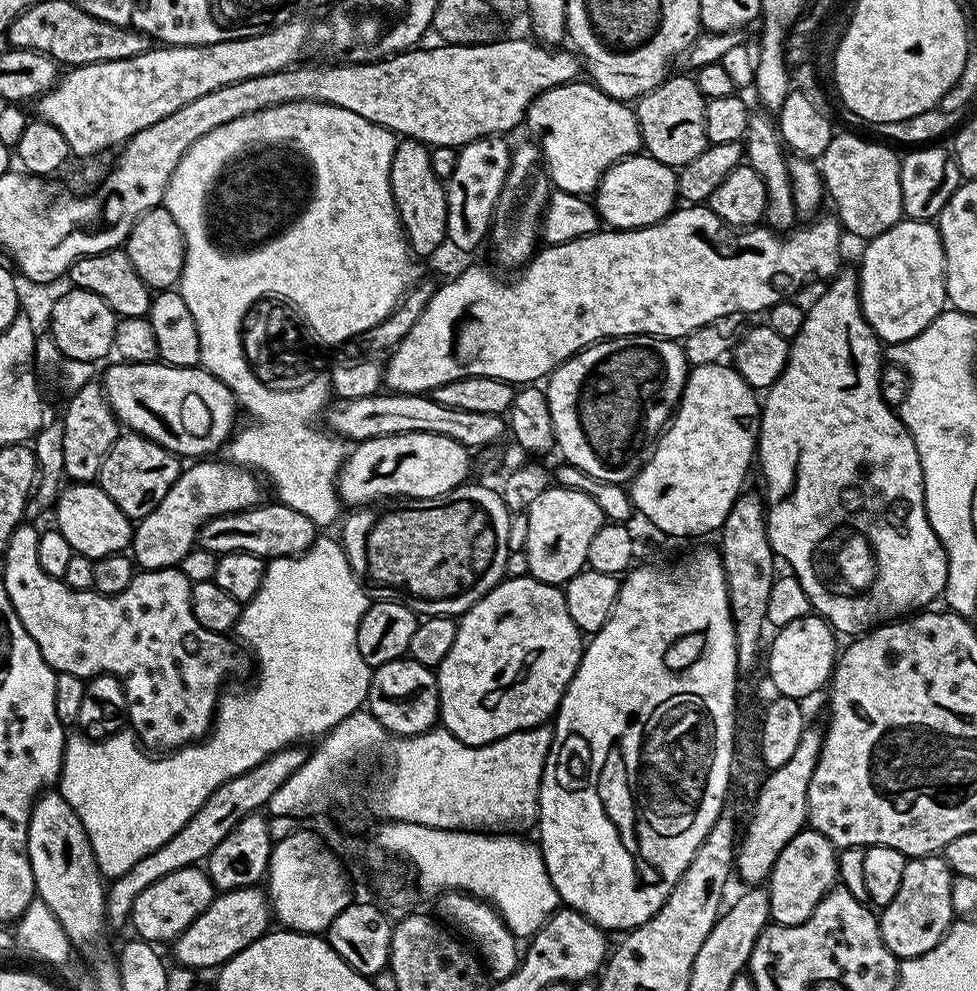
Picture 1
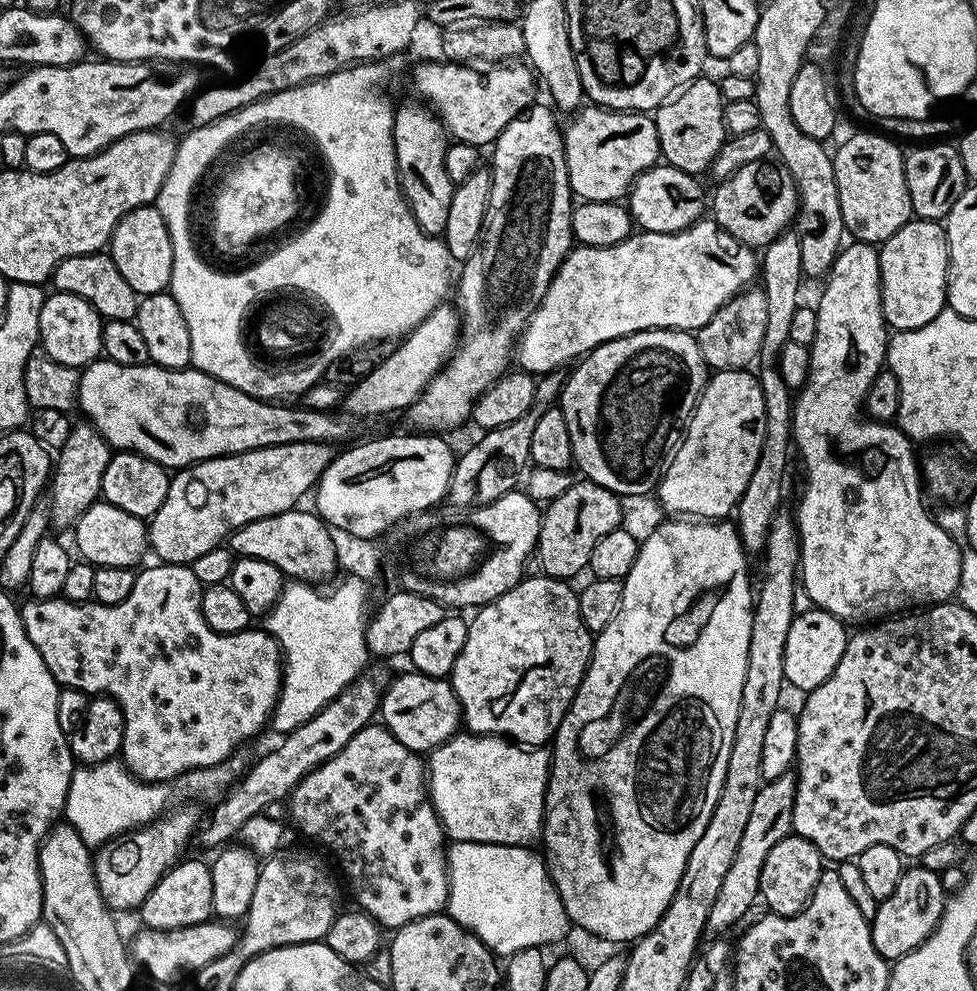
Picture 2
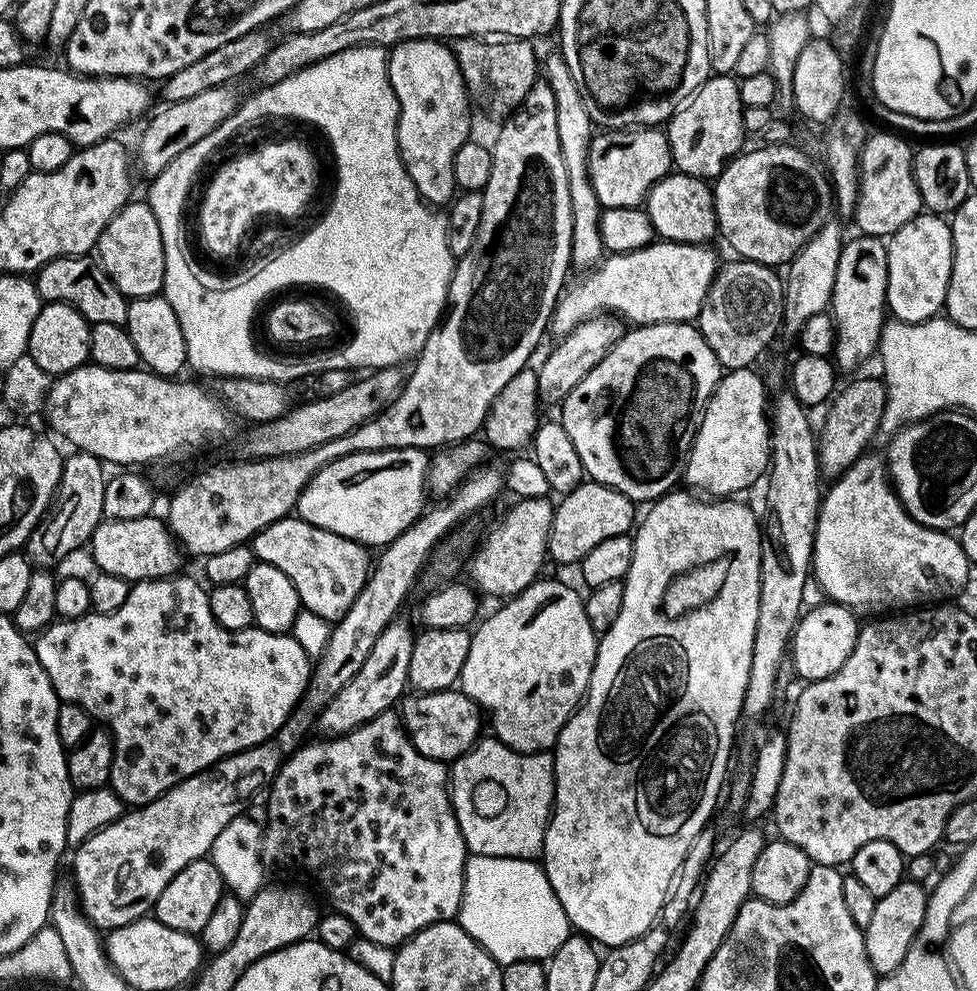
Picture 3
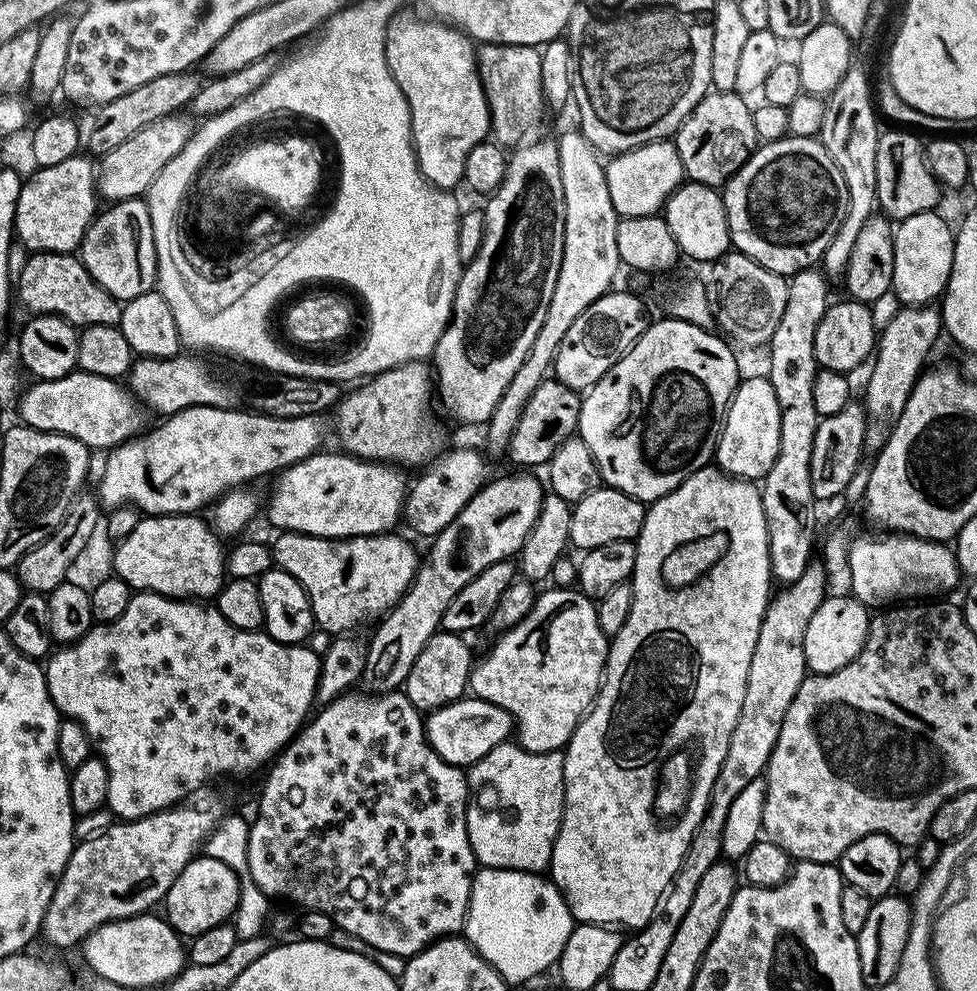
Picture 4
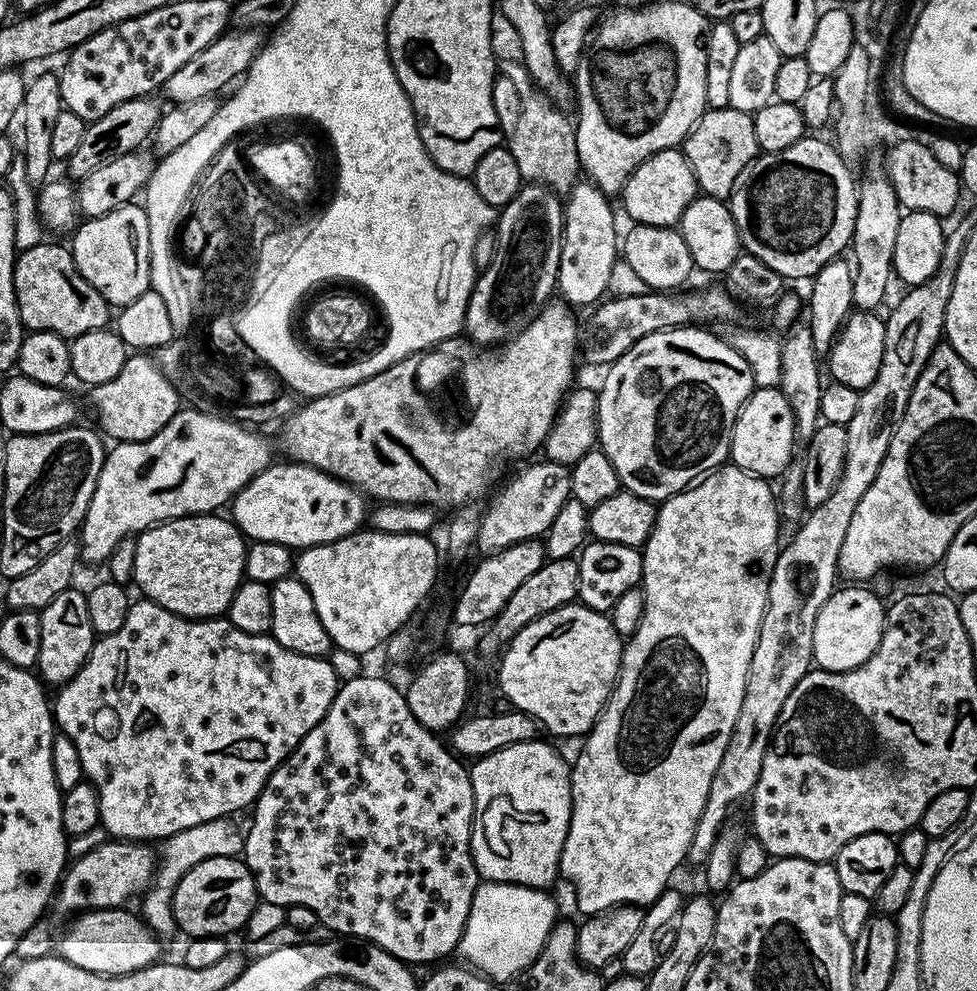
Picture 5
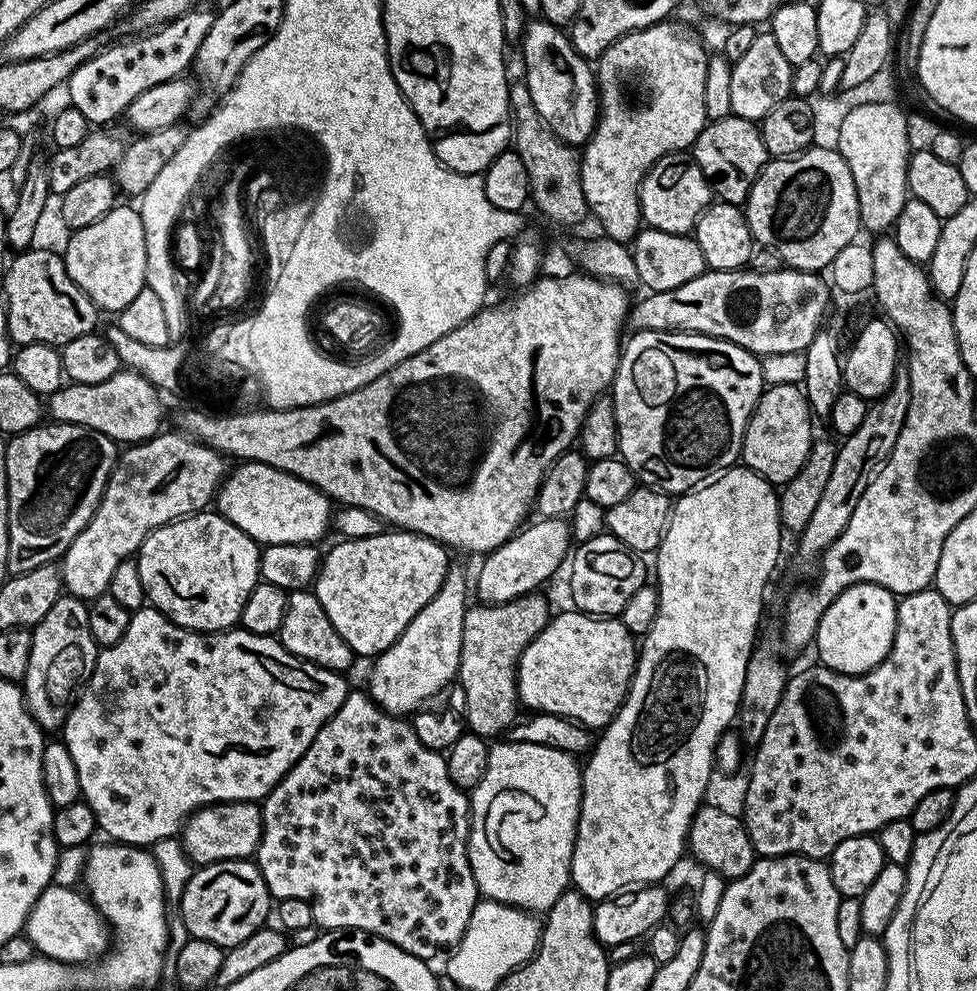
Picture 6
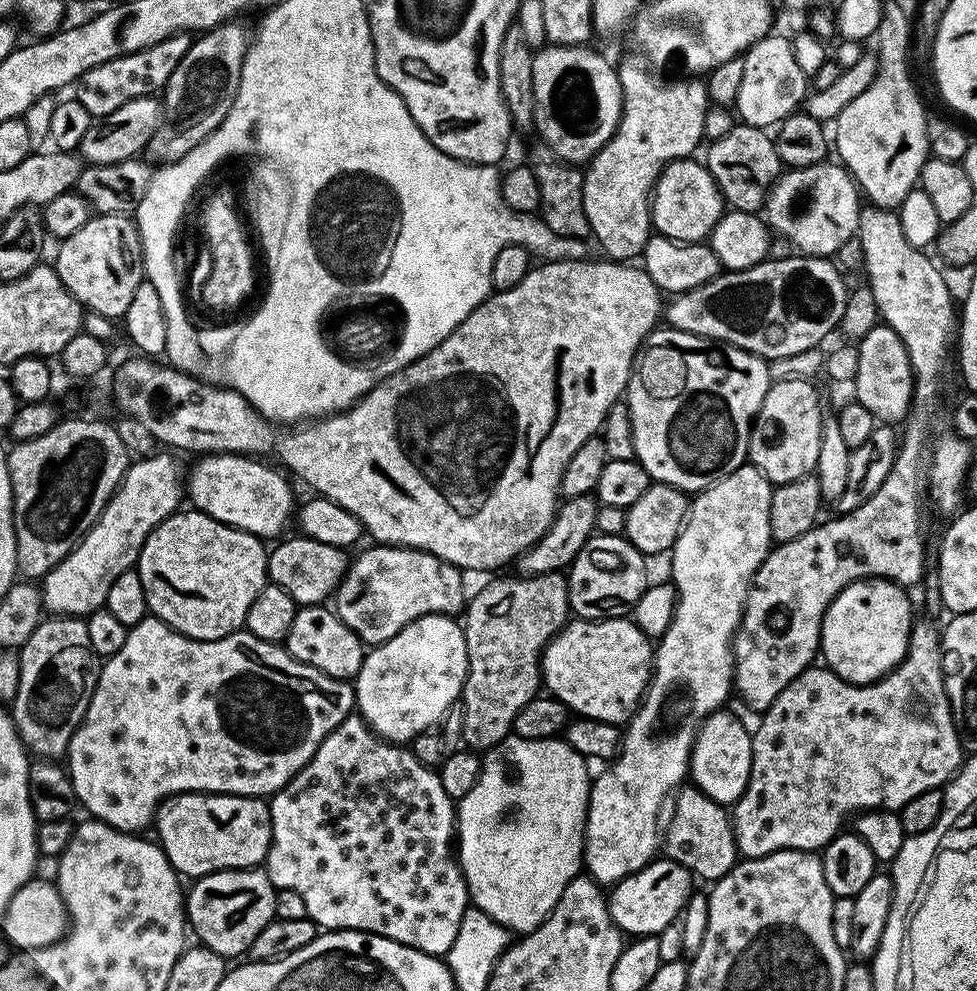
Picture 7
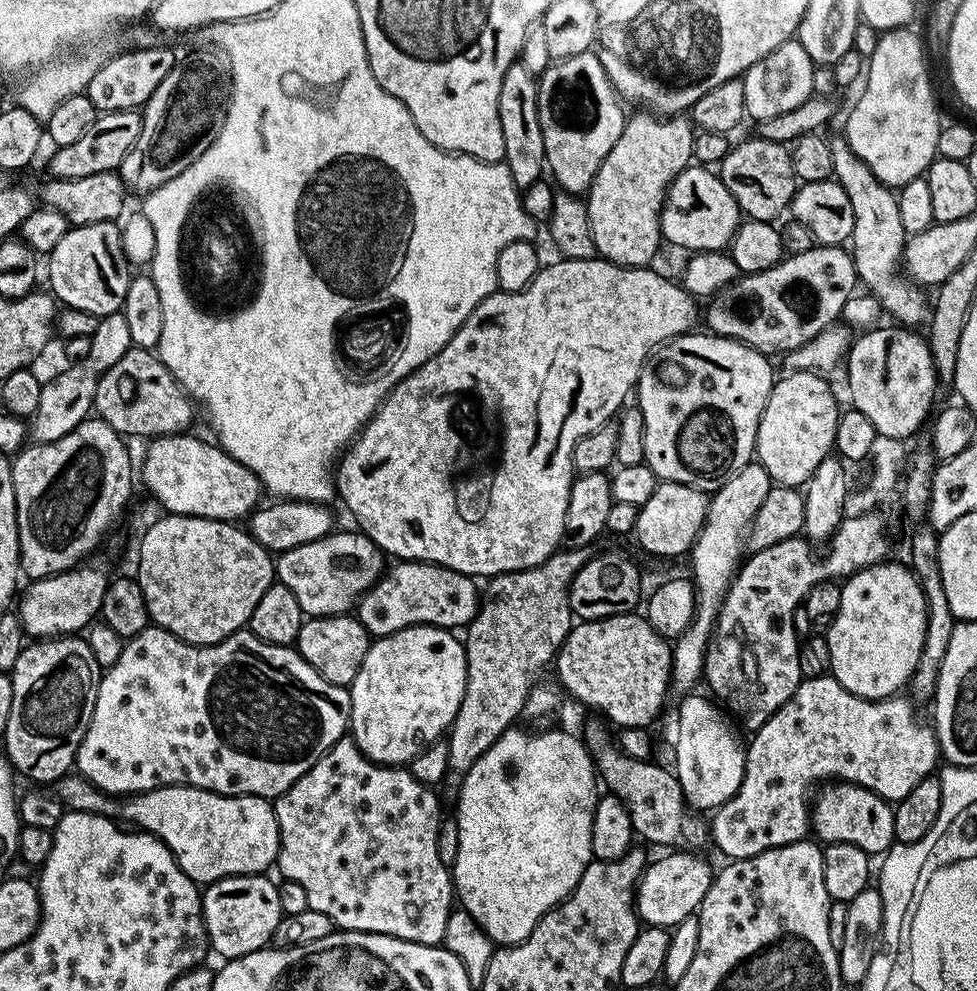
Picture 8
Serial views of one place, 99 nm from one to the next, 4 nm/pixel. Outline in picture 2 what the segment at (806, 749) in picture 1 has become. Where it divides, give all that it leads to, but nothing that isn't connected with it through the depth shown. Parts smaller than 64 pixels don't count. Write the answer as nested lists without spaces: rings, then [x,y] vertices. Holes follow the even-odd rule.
[[[789,770],[786,774],[782,774],[773,780],[765,780],[762,787],[758,790],[758,798],[754,798],[754,810],[750,810],[750,818],[746,821],[746,831],[742,833],[742,842],[738,842],[738,854],[734,854],[734,862],[730,862],[730,870],[726,874],[726,878],[722,881],[722,887],[718,890],[718,898],[714,898],[714,906],[710,906],[710,914],[708,915],[707,931],[712,934],[724,934],[727,928],[732,928],[748,911],[752,908],[752,903],[757,903],[760,894],[760,879],[762,878],[762,862],[766,862],[766,854],[770,854],[774,842],[782,842],[782,838],[786,838],[792,832],[792,807],[794,806],[794,798],[796,797],[796,774],[795,771]]]

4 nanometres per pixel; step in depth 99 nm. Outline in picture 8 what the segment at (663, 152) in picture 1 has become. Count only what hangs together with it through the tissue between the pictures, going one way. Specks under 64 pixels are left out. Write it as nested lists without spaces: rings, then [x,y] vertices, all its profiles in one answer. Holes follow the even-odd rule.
[[[759,134],[753,140],[733,143],[726,158],[718,165],[720,181],[730,190],[734,202],[738,202],[741,213],[749,220],[776,222],[780,215],[787,213],[798,187],[794,174],[792,153],[787,143],[764,140]]]

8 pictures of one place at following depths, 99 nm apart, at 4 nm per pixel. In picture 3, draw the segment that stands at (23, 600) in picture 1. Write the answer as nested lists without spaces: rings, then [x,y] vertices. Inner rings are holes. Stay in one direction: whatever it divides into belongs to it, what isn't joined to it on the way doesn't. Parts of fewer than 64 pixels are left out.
[[[177,574],[163,580],[142,580],[133,583],[130,598],[126,598],[126,602],[118,606],[118,610],[110,614],[90,611],[85,616],[79,616],[77,620],[57,619],[34,640],[36,657],[42,670],[46,670],[46,678],[50,678],[56,697],[65,704],[82,706],[90,713],[93,721],[99,722],[112,733],[114,758],[110,787],[118,799],[128,806],[154,802],[154,798],[166,794],[166,790],[170,790],[178,782],[215,766],[222,758],[258,746],[263,740],[272,739],[274,733],[286,722],[286,718],[290,718],[290,714],[296,711],[296,705],[303,698],[312,678],[313,661],[304,647],[296,641],[295,635],[267,632],[255,626],[231,632],[218,626],[214,614],[210,614],[205,585],[199,579],[191,580],[184,575]]]

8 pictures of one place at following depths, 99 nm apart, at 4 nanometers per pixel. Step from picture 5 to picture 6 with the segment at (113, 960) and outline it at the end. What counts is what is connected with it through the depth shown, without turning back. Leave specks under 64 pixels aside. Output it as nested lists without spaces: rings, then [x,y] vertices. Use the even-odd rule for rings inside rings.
[[[49,884],[28,911],[23,931],[33,949],[48,960],[86,964],[103,956],[110,947],[110,929],[83,891],[61,884]]]

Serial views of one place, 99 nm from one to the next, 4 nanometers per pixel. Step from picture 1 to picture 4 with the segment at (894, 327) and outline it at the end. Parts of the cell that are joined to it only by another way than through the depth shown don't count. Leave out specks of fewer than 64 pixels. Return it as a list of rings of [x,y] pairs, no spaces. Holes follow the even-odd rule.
[[[936,210],[919,212],[895,225],[892,237],[894,274],[891,291],[901,305],[931,305],[943,297],[944,289],[948,286],[954,262],[956,237],[953,225],[948,225],[938,213]]]

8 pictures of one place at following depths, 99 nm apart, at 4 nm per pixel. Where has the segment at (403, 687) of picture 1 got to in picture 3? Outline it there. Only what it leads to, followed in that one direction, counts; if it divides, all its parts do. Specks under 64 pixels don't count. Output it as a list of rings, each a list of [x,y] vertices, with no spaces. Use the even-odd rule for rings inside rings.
[[[459,690],[405,695],[398,712],[414,746],[431,760],[445,762],[456,760],[462,753],[469,752],[472,745],[482,736],[480,732],[482,710],[466,693]]]

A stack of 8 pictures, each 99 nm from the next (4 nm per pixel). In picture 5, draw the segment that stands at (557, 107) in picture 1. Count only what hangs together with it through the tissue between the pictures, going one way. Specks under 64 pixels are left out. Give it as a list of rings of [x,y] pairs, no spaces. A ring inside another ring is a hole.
[[[667,148],[639,164],[630,174],[622,193],[629,221],[671,228],[679,225],[686,206],[698,195],[694,170],[680,148]]]

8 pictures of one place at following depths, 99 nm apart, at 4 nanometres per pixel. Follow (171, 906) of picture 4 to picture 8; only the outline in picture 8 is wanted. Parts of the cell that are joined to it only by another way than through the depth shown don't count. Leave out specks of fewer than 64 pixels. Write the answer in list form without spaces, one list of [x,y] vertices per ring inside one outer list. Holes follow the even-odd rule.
[[[264,874],[228,876],[225,880],[216,880],[203,889],[202,910],[204,911],[204,925],[208,931],[208,942],[211,951],[224,956],[225,961],[237,960],[239,956],[259,952],[260,949],[267,948],[273,943],[282,913],[276,884],[268,881],[268,878]]]

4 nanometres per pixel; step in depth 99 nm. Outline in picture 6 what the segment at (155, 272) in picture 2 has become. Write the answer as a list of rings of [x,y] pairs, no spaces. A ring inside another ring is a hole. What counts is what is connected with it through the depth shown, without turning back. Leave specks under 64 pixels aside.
[[[117,206],[98,222],[75,229],[63,258],[70,278],[95,302],[97,309],[120,313],[146,287],[146,234],[139,211]]]

